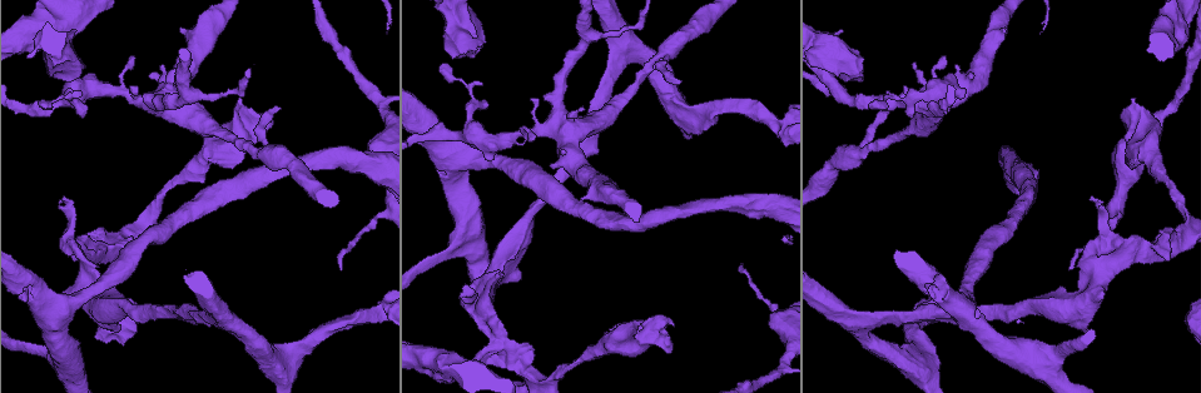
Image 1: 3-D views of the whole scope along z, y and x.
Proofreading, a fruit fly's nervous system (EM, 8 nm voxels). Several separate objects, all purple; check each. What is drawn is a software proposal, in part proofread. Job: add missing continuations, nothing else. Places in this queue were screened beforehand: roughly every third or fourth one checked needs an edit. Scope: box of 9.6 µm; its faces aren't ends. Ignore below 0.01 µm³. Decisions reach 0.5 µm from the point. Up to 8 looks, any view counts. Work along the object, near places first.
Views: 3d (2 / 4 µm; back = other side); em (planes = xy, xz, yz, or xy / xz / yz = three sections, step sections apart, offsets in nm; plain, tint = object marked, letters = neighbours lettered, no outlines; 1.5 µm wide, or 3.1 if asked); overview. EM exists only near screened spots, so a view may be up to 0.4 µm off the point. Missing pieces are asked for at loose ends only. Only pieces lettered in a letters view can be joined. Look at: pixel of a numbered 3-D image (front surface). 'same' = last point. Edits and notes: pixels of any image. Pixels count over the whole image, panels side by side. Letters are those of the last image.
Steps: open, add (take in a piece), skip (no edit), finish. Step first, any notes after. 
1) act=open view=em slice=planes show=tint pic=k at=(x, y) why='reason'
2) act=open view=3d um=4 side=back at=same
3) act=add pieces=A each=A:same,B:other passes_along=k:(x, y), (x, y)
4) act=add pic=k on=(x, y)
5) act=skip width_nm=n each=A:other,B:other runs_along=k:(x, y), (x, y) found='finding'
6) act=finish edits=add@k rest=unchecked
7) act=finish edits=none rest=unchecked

act=open view=em slice=planes show=plain pic=1 at=(863, 57) why='an open end'

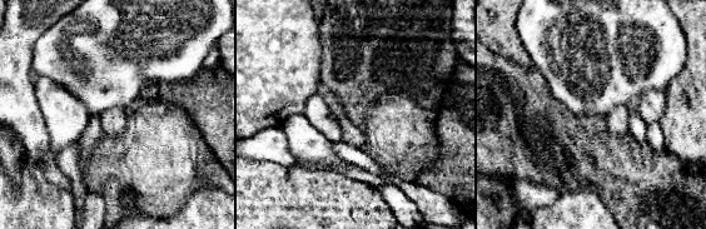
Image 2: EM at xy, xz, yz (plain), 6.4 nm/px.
act=open view=em slice=planes show=letters at=same why='what lies round it'

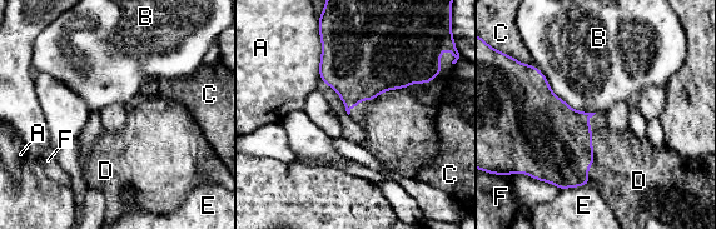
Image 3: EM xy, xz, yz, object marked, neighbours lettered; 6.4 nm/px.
act=add pieces=D longest_contact=B:500nm each=A:other,B:other,C:other,D:same,E:other,F:other found='the neuron continues'

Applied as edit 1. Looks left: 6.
act=open view=overview

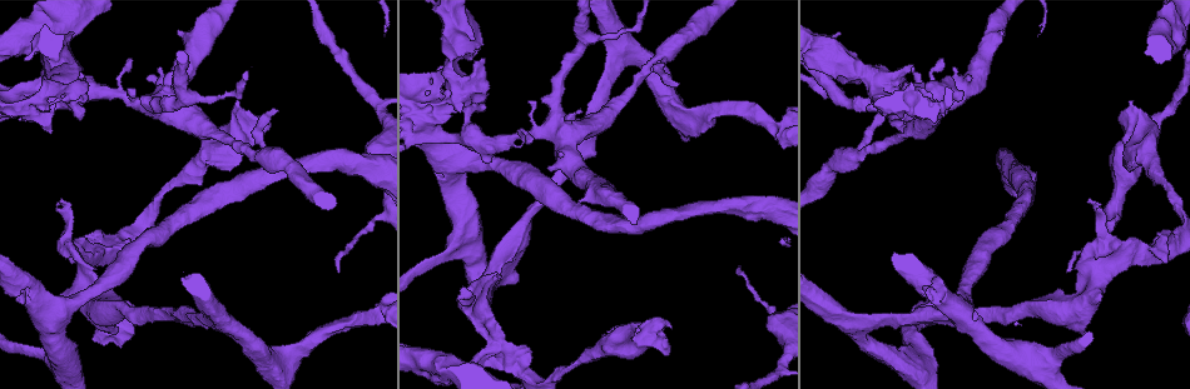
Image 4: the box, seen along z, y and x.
act=open view=3d um=4 pic=4 at=(576, 111) why='an open end'

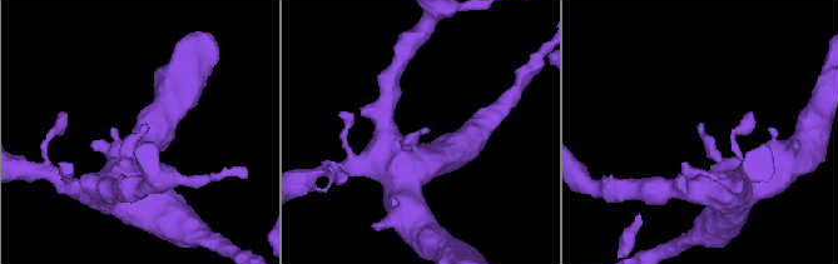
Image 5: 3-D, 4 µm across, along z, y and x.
act=open view=em slice=planes show=letters pic=5 at=(423, 128) why='now the EM'

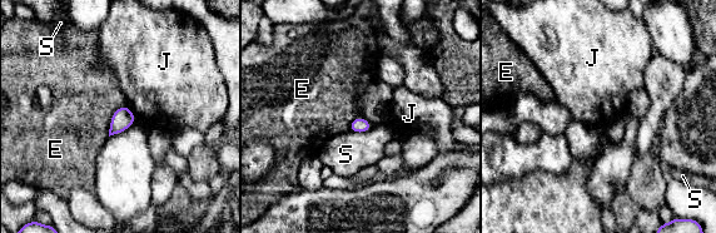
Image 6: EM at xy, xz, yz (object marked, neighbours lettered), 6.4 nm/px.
act=skip each=E:other,J:other,S:other border=6:(125, 103), (113, 114), (108, 135) found='none of them fits'

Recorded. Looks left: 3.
act=open view=em um=3.1 slice=planes show=letters pic=4 at=(472, 359) why='an open end'

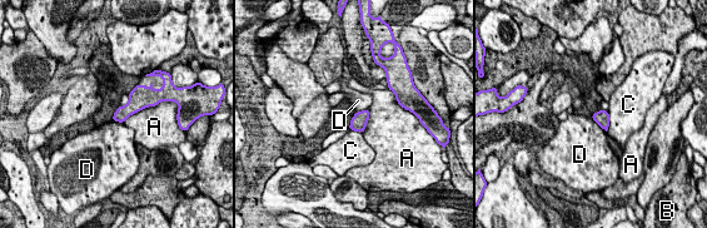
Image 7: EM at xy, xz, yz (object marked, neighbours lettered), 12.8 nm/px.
act=skip longest_contact=A:480nm each=A:other,B:other,C:other,D:other border=7:(591, 118), (606, 132) found='no lettered piece goes on from it'

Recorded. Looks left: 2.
act=finish edits=add@3 rest=unchecked

